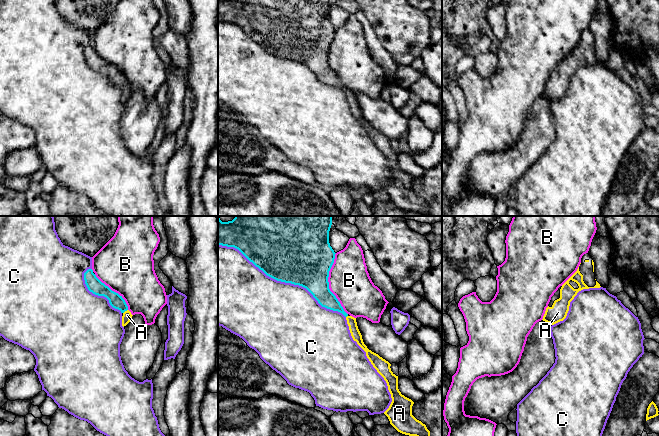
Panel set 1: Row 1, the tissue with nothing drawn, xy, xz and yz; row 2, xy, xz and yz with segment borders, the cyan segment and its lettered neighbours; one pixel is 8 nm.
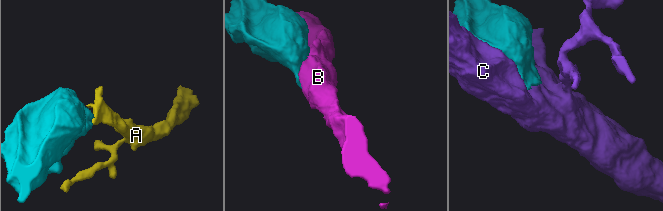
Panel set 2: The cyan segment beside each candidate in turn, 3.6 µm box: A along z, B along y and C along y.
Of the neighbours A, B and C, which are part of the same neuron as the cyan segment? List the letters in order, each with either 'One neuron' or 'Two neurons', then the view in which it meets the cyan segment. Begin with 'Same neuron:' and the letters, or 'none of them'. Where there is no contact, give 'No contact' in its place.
Same neuron: A
A: One neuron. Touches cyan in xy
B: Two neurons. Touches cyan in xz
C: Two neurons. Touches cyan in xz

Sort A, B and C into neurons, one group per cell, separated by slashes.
A / B / C

